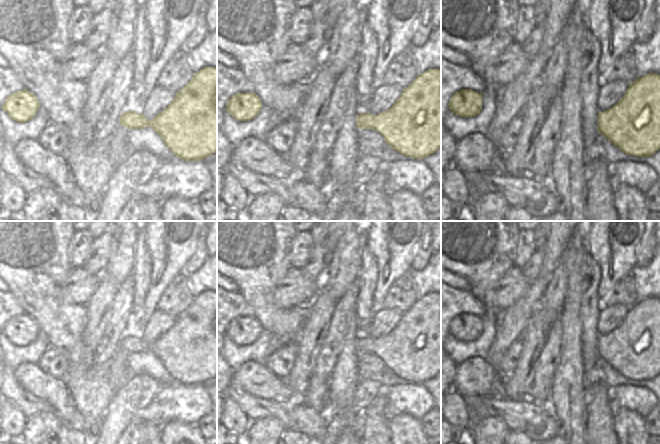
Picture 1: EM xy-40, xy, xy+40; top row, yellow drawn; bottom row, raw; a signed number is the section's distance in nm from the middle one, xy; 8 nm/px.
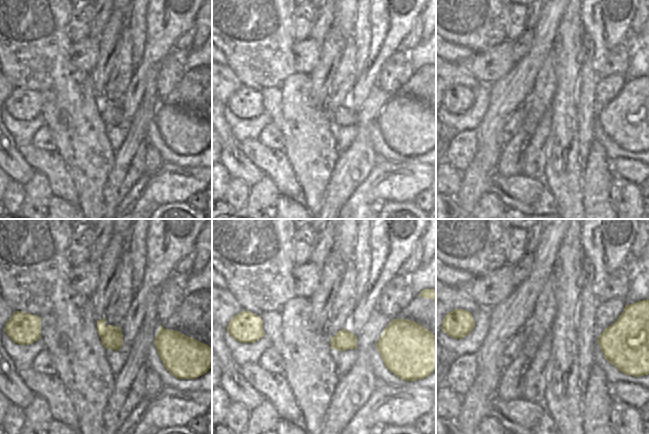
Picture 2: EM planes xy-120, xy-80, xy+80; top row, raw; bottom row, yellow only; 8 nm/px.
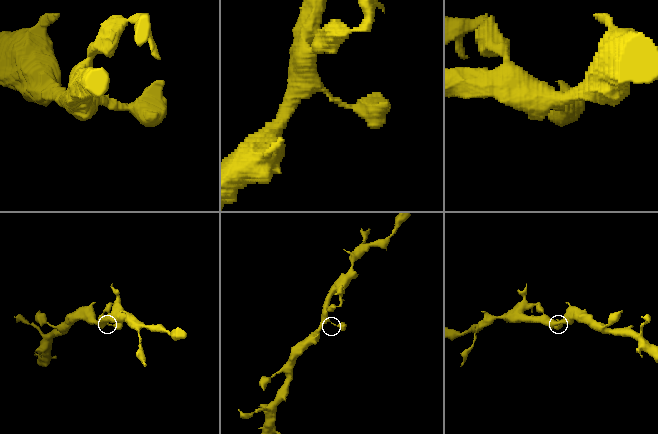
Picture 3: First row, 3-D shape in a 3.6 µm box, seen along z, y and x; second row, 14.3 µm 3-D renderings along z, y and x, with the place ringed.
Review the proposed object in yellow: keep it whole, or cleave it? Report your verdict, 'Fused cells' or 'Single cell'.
Single cell.

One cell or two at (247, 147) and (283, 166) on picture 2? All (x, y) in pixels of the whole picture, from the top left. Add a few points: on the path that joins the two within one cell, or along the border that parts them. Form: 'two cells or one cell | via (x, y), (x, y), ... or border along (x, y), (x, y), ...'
one cell | via (256, 151), (263, 158), (274, 163)

